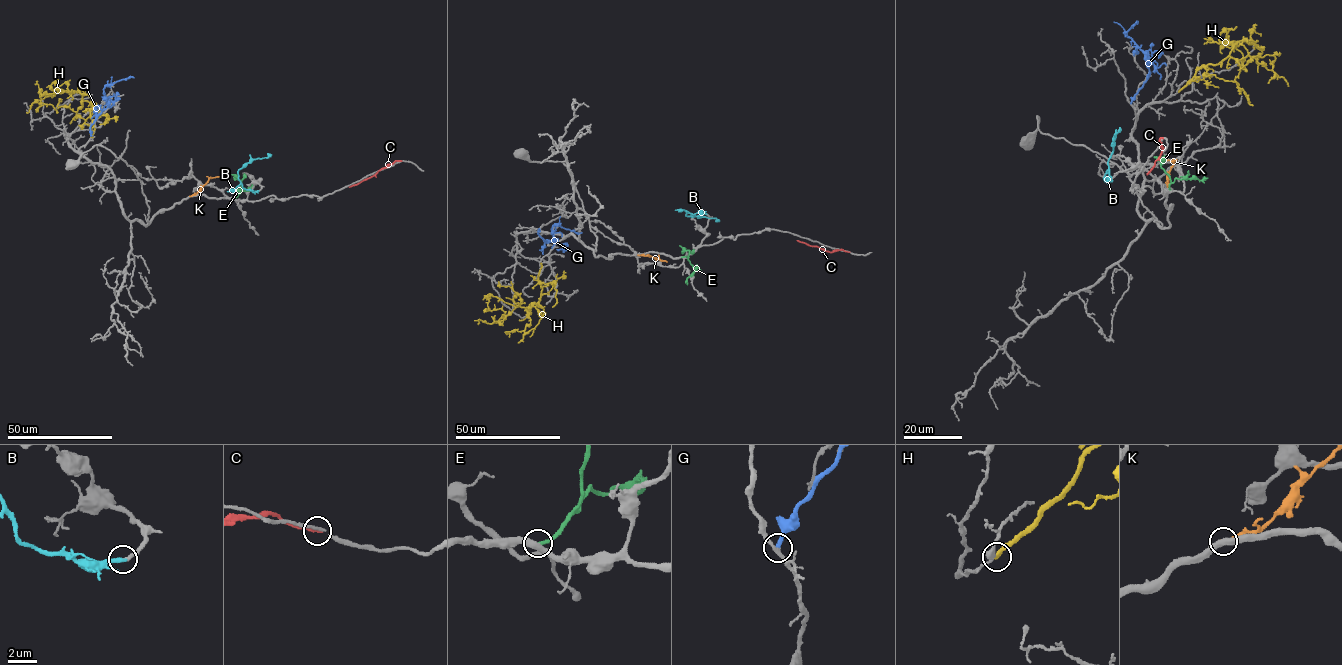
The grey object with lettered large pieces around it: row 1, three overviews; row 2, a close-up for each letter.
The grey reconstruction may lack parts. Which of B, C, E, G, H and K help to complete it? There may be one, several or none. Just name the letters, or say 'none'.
B

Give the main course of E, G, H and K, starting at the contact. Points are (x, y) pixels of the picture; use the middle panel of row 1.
E: (682, 257), (686, 257), (695, 269), (686, 279), (687, 284)
G: (539, 229), (538, 234), (549, 242), (556, 240), (551, 230), (554, 225), (582, 232)
H: (540, 263), (541, 297), (536, 303), (528, 307), (515, 307), (488, 294), (488, 309), (500, 308), (505, 312)
K: (638, 254), (667, 262)

